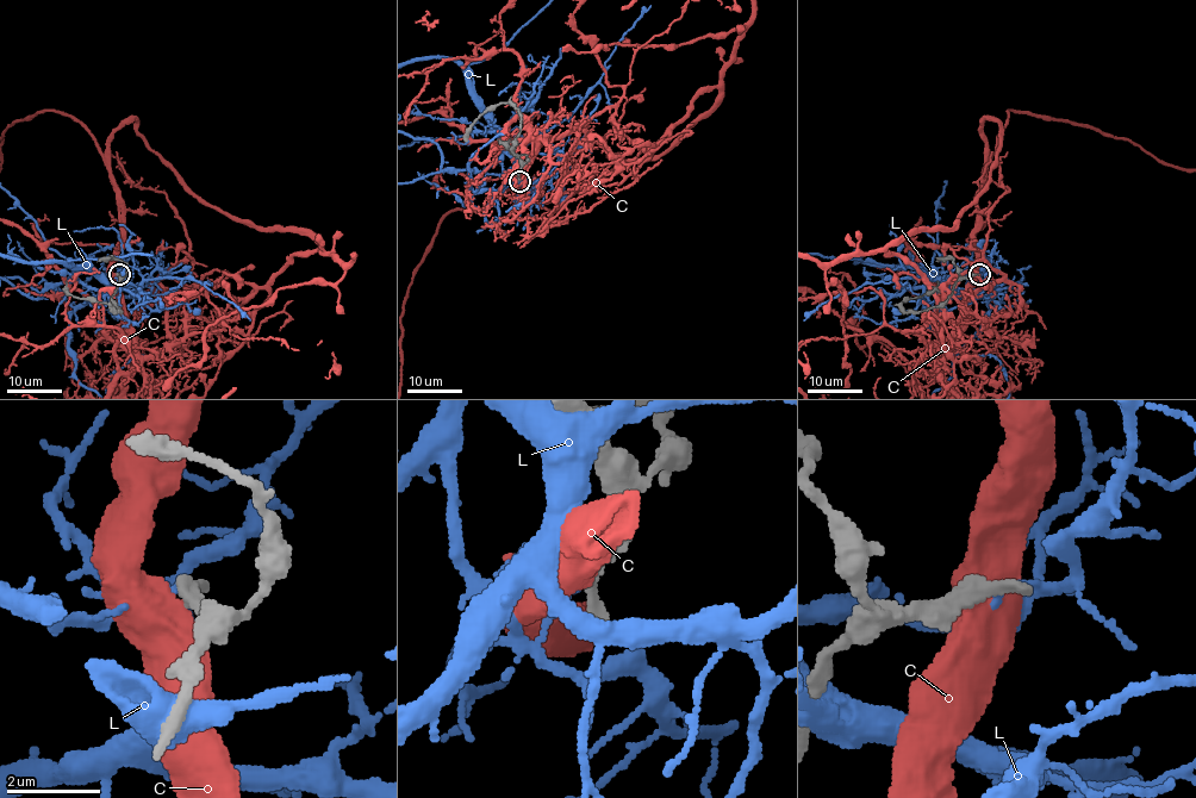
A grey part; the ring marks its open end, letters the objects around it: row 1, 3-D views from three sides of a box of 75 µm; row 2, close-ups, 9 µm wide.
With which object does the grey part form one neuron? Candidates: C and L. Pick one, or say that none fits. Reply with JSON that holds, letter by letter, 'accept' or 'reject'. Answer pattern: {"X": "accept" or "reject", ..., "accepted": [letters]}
{"C": "reject", "L": "reject", "accepted": []}

